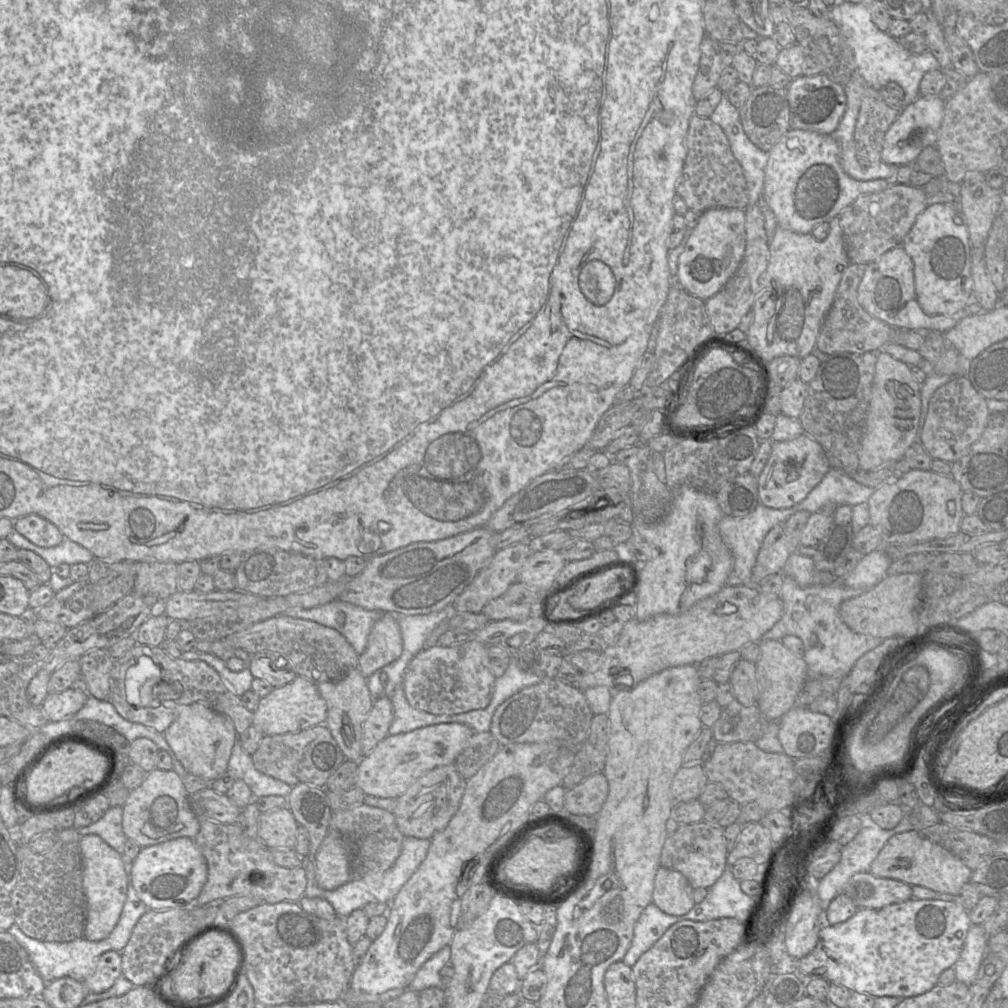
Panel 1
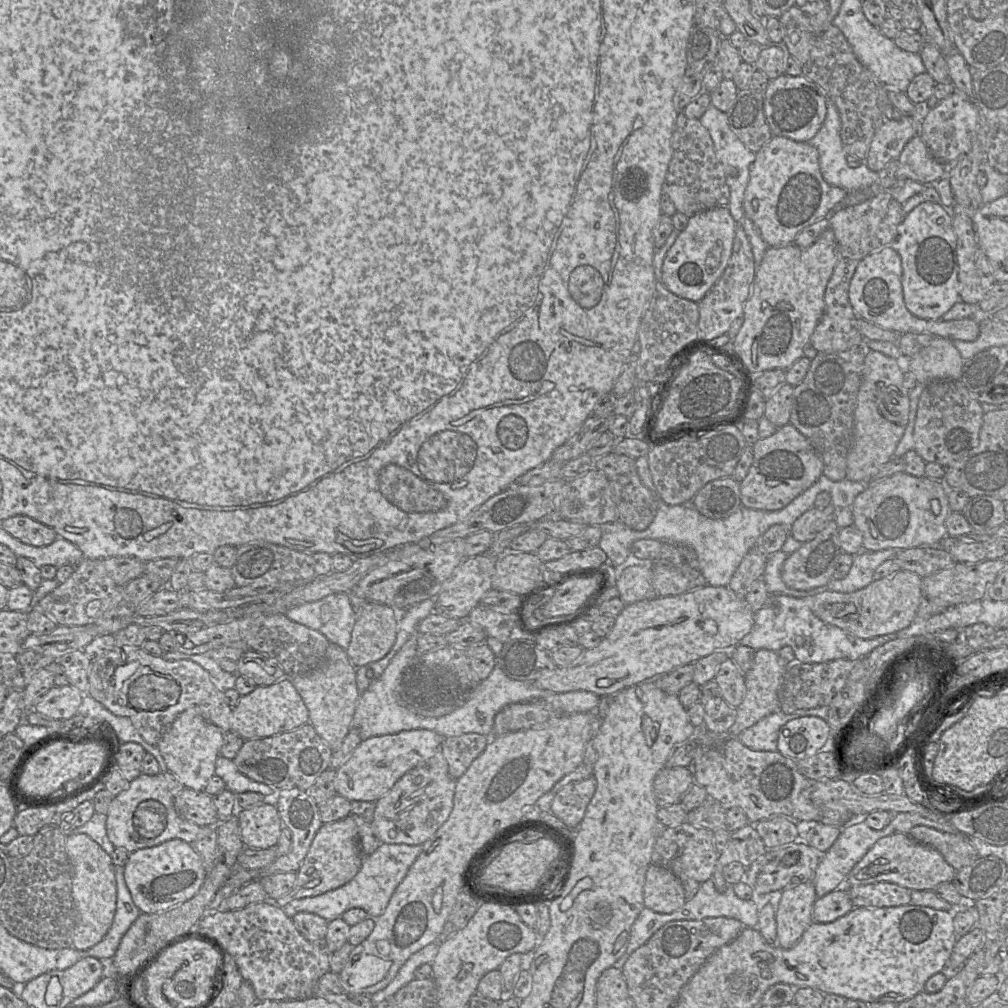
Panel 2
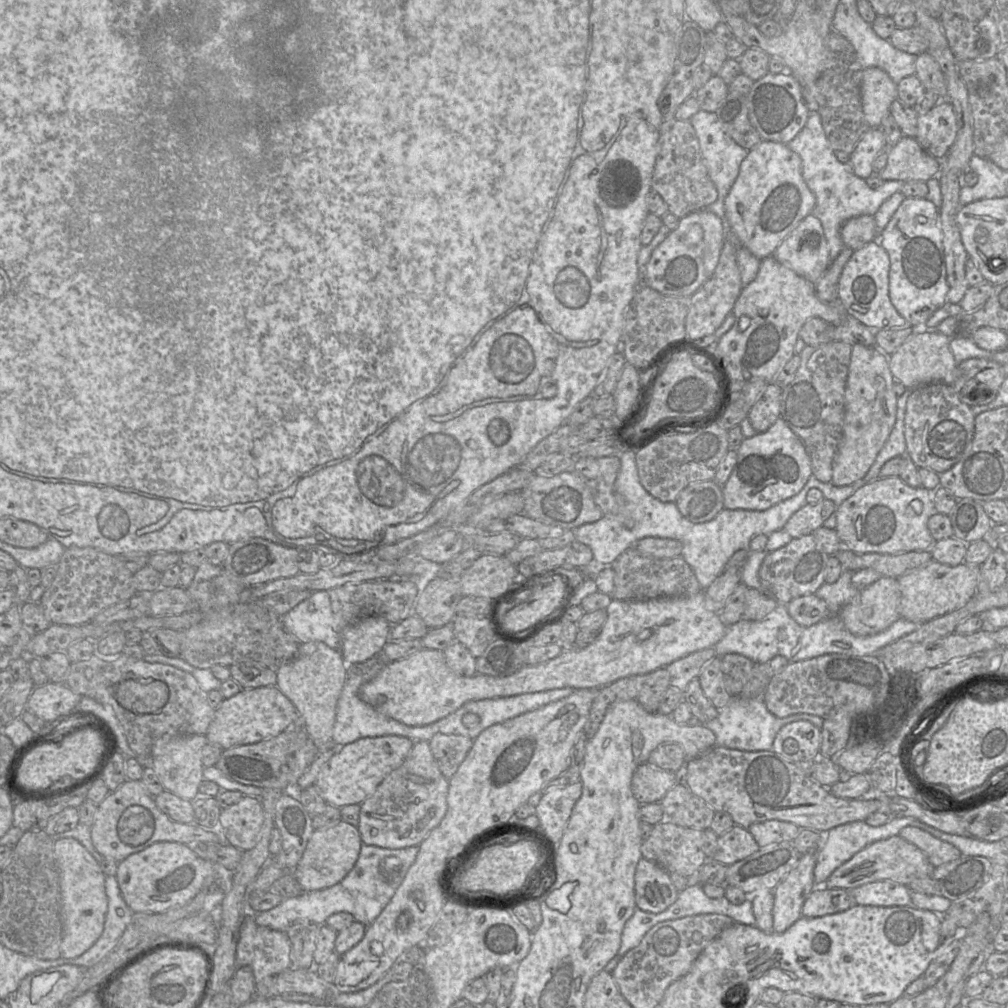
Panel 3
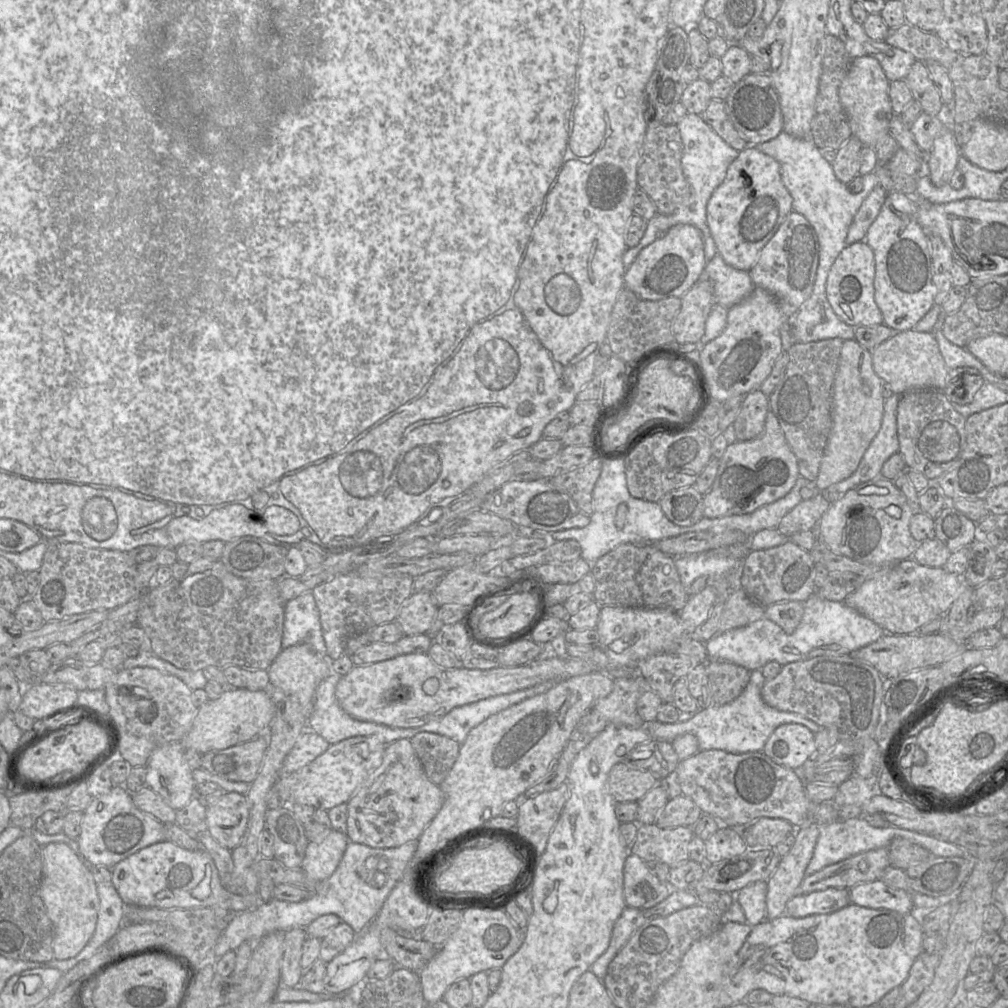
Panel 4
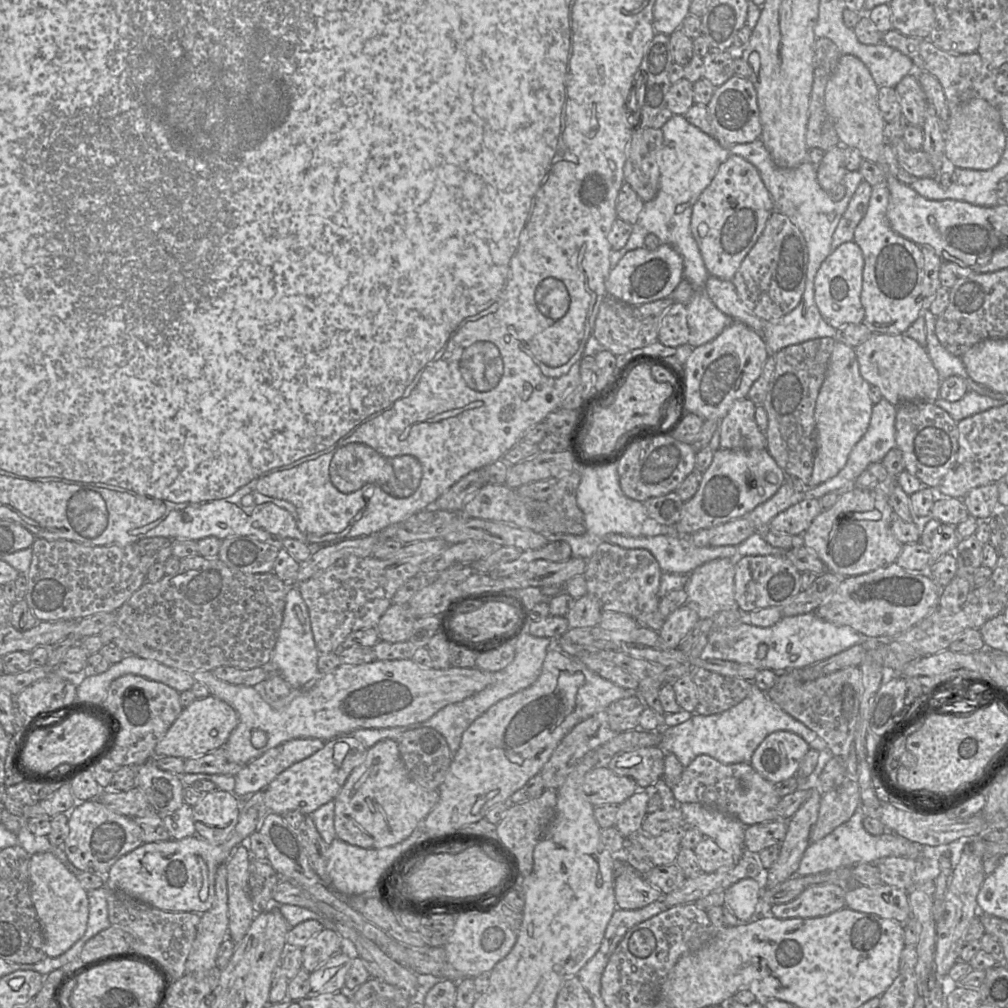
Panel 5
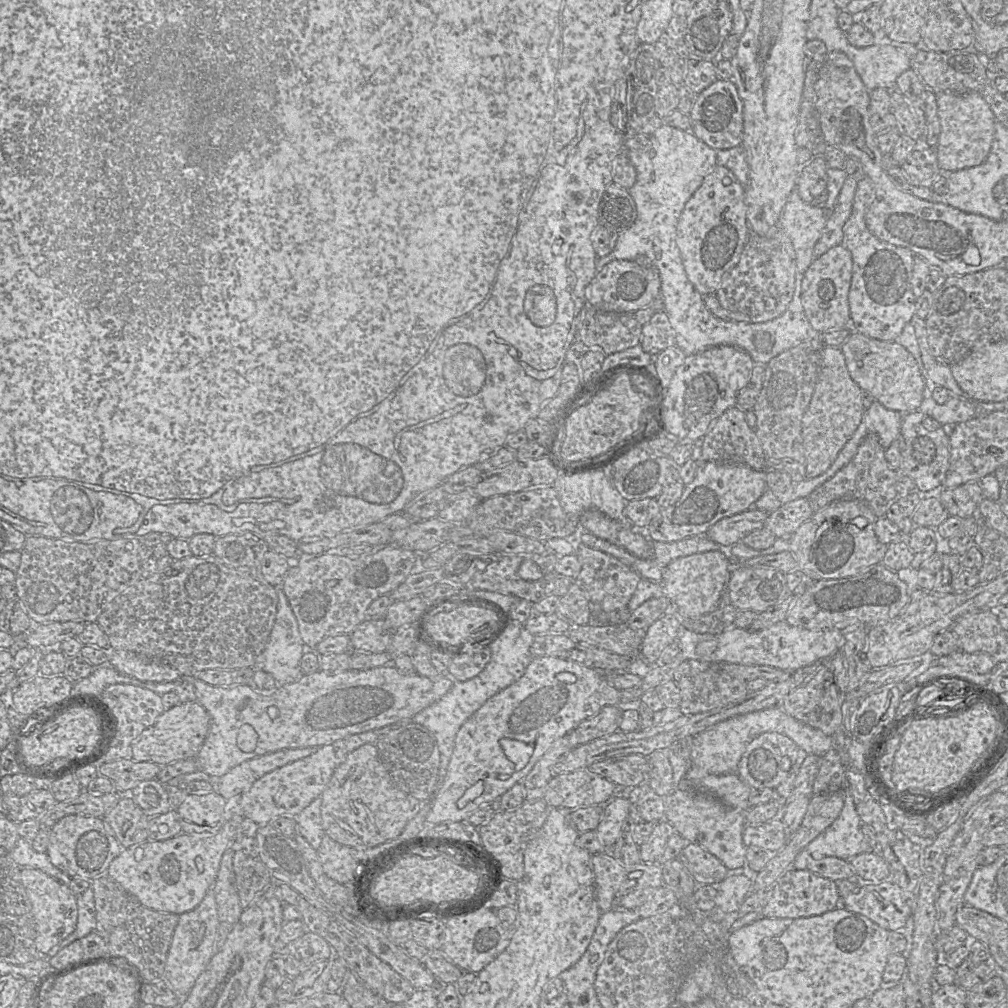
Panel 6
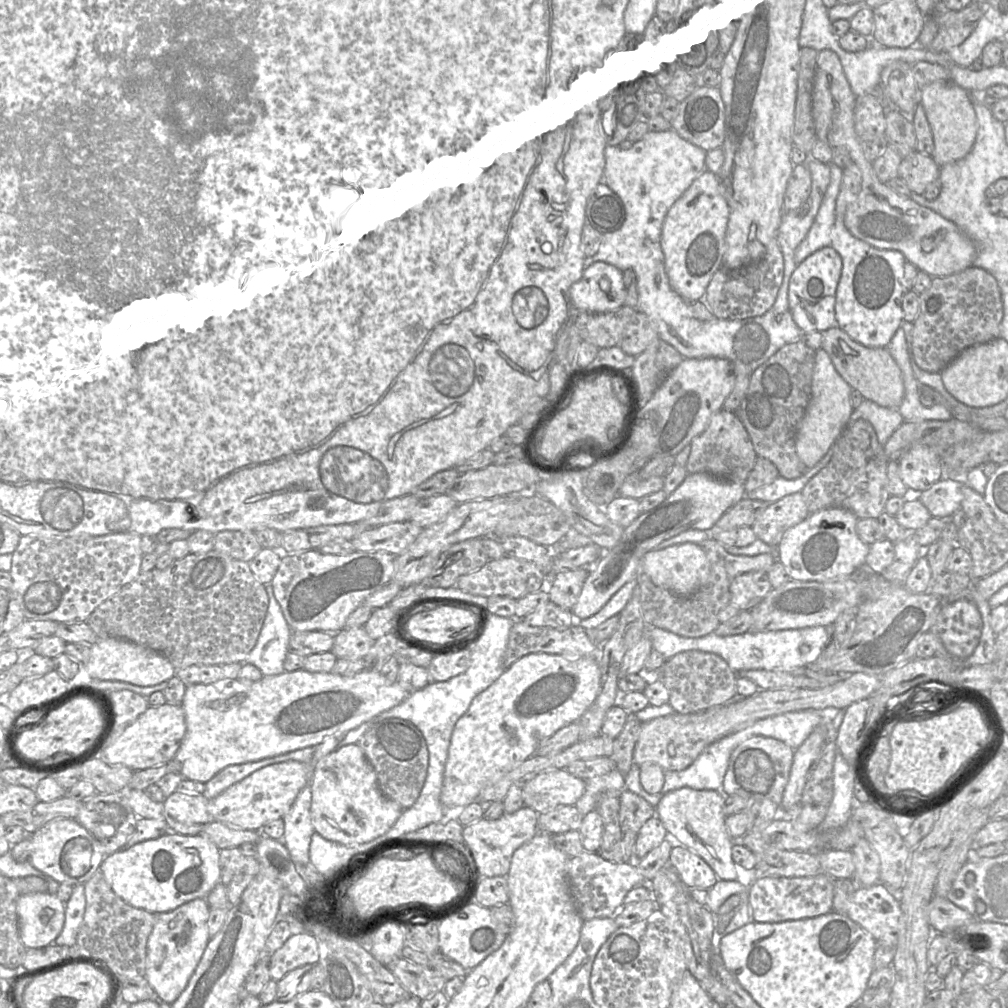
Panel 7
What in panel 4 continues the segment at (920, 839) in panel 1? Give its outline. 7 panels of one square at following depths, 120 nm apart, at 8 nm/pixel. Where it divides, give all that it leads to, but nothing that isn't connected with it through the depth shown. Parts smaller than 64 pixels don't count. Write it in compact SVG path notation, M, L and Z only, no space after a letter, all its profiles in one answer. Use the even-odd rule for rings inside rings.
M888 848L860 853L805 877L796 889L795 896L828 888L850 889L857 884L873 882L880 878L888 866Z

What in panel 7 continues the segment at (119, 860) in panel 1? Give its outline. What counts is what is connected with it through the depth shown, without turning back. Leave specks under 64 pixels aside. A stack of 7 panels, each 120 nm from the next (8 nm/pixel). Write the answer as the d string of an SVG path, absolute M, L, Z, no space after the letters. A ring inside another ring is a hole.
M48 892L19 896L16 908L19 936L27 949L54 943L64 926L65 904Z

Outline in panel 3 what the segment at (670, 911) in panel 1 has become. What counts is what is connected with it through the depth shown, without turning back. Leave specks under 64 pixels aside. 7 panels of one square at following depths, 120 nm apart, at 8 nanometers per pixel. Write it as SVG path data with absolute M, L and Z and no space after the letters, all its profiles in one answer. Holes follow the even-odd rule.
M641 858L635 871L636 907L657 914L674 904L679 892L668 873L653 862Z

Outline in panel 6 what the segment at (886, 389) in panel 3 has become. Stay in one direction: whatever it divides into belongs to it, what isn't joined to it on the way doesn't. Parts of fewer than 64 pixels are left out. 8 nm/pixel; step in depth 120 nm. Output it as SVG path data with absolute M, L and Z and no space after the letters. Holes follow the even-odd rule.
M824 347L818 380L801 423L806 478L814 478L826 472L856 431L865 411L862 391L850 377L840 348Z

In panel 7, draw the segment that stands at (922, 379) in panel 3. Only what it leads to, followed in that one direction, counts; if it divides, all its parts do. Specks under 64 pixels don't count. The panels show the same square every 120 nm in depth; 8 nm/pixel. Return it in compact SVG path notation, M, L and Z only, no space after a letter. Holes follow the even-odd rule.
M838 326L822 333L821 348L829 355L836 371L852 387L859 391L864 399L879 406L897 409L901 404L905 389L901 371L886 348L870 348L861 345L849 337Z

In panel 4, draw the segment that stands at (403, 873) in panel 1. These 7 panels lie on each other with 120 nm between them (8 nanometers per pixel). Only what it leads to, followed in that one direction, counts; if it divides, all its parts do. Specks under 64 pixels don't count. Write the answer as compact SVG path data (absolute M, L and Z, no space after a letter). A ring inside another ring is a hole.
M418 839L406 845L393 848L371 848L367 845L349 841L343 857L334 873L323 882L318 883L314 893L300 902L287 902L272 898L266 903L260 903L255 908L231 916L231 920L221 931L214 946L214 955L221 957L230 950L236 950L243 942L256 942L275 931L287 931L295 928L305 928L322 915L335 914L342 922L347 923L354 932L363 933L371 921L380 912L388 895L402 878L407 865L417 849Z

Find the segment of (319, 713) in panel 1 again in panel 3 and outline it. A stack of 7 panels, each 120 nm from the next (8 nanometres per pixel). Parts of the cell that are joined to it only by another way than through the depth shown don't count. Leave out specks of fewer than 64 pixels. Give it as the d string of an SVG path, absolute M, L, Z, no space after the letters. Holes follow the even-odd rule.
M276 685L242 689L225 699L216 709L205 736L208 743L217 744L223 750L234 746L256 743L274 737L299 722L294 704Z

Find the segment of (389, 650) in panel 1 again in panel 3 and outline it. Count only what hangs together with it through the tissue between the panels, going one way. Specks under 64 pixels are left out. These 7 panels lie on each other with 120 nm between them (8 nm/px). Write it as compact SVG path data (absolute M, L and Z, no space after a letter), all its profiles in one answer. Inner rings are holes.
M370 616L346 627L340 647L345 662L364 662L380 654L390 640L391 626L383 617Z

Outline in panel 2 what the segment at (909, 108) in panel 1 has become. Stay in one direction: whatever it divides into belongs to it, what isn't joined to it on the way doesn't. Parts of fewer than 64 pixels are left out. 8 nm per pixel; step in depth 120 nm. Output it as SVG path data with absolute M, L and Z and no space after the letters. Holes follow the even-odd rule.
M925 102L916 105L916 114L911 116L902 116L898 121L885 121L884 124L876 131L870 144L869 153L865 159L865 163L870 170L880 172L889 162L892 160L898 160L904 146L913 137L919 135L922 120L931 109L927 108Z

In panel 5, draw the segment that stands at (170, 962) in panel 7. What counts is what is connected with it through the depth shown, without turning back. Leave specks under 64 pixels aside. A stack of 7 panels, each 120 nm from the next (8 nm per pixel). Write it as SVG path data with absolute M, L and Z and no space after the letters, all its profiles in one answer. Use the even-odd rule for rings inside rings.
M222 863L216 870L215 900L212 907L201 914L197 933L185 963L185 974L206 973L215 967L220 944L228 935L227 868Z

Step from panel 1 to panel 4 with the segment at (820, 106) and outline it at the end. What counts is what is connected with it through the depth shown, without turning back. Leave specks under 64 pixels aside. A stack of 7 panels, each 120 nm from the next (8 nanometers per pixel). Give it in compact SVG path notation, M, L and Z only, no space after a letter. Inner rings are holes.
M748 74L743 77L734 84L724 102L733 126L750 145L769 141L783 131L783 116L779 95L769 74Z

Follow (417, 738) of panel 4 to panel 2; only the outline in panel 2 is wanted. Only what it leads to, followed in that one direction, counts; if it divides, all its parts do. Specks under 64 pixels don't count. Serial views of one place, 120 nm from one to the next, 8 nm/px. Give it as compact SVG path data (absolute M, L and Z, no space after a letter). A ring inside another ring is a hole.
M476 733L444 738L440 751L447 761L450 776L455 780L460 778L489 741L490 737Z

